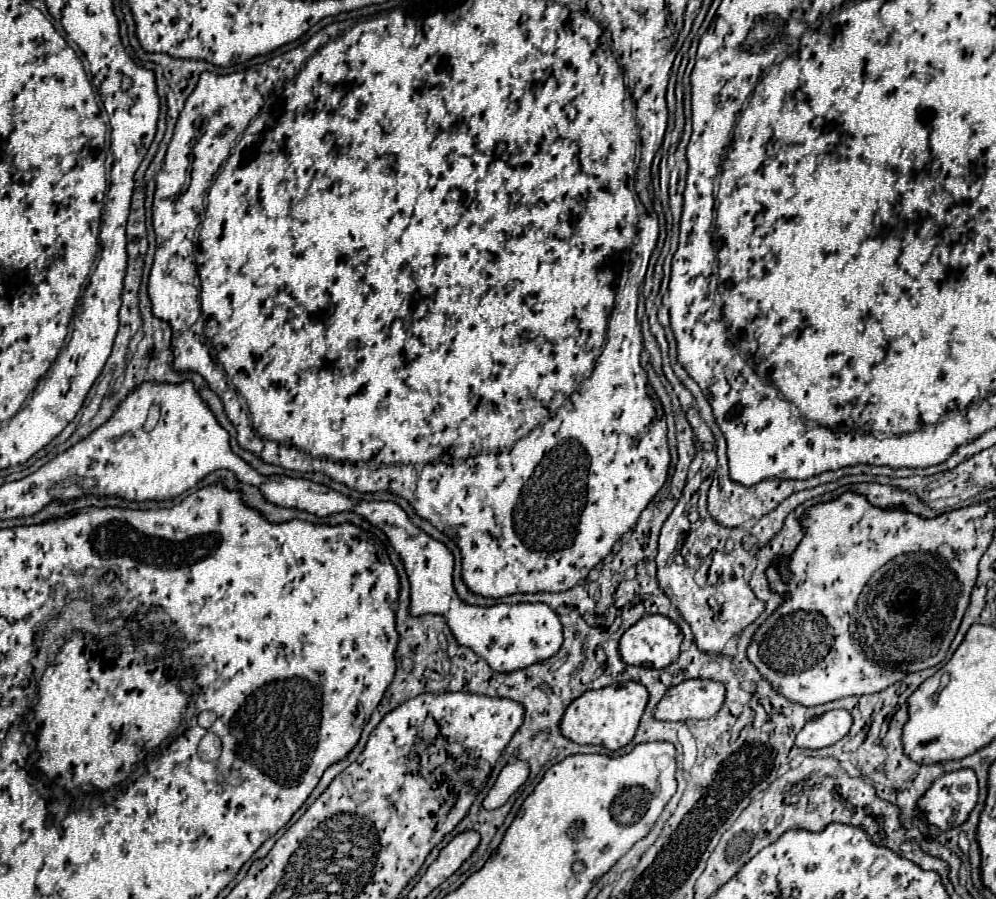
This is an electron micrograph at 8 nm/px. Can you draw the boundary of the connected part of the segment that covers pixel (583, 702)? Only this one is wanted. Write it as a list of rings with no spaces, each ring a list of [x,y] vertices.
[[[628,682],[626,686],[620,684],[590,690],[568,706],[560,728],[562,734],[576,744],[596,744],[608,750],[620,750],[632,742],[646,704],[648,704],[648,690],[638,682]]]

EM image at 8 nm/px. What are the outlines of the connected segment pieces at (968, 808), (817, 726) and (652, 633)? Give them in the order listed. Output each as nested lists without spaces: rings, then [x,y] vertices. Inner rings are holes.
[[[956,770],[944,774],[918,802],[926,822],[940,830],[950,830],[964,824],[976,804],[978,778],[974,770]]]
[[[830,710],[812,718],[796,736],[798,748],[824,748],[842,740],[852,728],[852,714],[848,710]]]
[[[644,616],[642,620],[654,620],[654,626],[632,626],[624,632],[624,636],[620,638],[622,660],[632,666],[648,666],[656,670],[662,670],[676,662],[682,644],[682,630],[668,616]]]

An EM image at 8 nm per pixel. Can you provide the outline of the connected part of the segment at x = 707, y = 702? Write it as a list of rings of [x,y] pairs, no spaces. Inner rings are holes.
[[[686,680],[672,686],[660,700],[654,718],[656,720],[706,720],[718,714],[726,698],[722,682],[712,680]]]

